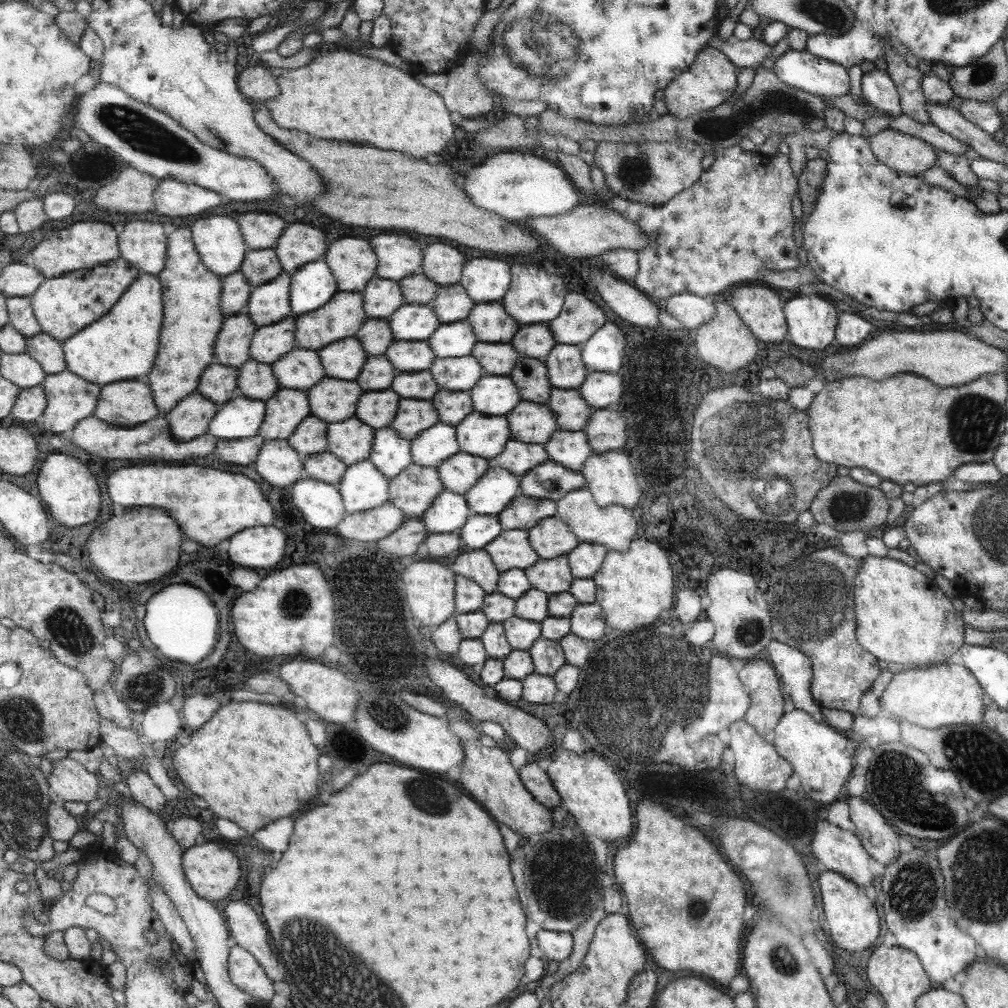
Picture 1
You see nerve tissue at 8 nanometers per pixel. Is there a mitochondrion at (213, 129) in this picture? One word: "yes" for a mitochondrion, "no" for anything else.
yes

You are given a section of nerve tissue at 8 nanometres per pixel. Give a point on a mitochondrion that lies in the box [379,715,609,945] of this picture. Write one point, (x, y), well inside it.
(555, 894)

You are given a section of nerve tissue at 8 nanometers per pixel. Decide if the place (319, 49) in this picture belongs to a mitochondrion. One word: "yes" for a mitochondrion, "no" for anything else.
no

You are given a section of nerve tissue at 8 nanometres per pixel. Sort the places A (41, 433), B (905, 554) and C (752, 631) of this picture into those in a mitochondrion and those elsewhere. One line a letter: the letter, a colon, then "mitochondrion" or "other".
A: other
B: other
C: mitochondrion

